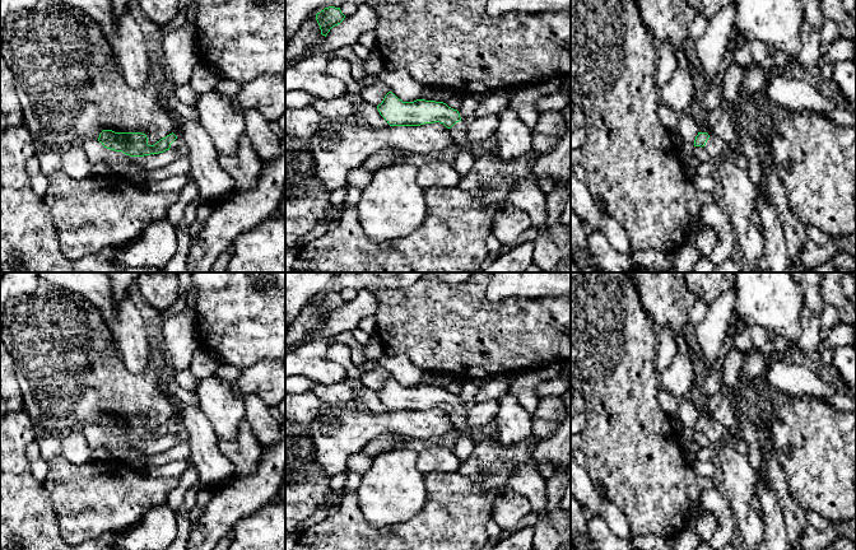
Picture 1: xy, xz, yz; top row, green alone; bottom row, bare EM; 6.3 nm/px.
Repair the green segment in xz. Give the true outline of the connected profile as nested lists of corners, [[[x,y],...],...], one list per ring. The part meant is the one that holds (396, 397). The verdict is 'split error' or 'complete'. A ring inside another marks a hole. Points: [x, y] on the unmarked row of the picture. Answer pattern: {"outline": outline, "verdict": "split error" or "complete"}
{"outline": [[[389,377],[382,388],[377,391],[380,400],[390,411],[420,411],[424,409],[443,409],[451,418],[457,435],[469,437],[474,444],[490,441],[483,428],[467,428],[467,409],[462,406],[457,395],[443,387],[417,384],[403,387],[392,377]]], "verdict": "split error"}

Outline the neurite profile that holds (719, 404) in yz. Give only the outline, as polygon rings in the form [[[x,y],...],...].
[[[718,390],[716,395],[708,397],[707,405],[711,411],[711,418],[708,420],[718,423],[727,429],[735,429],[738,416],[736,412],[731,409],[730,401],[724,390]]]

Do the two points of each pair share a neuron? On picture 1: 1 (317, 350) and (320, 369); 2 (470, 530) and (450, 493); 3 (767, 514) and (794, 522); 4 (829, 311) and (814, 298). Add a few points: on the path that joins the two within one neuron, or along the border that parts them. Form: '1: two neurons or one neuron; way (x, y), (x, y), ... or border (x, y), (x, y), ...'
1: one neuron; way (317, 355), (317, 364)
2: one neuron; way (461, 521), (455, 514), (452, 502)
3: two neurons; border (771, 490), (776, 494), (781, 507), (787, 536)
4: two neurons; border (826, 304), (822, 311), (820, 327)

